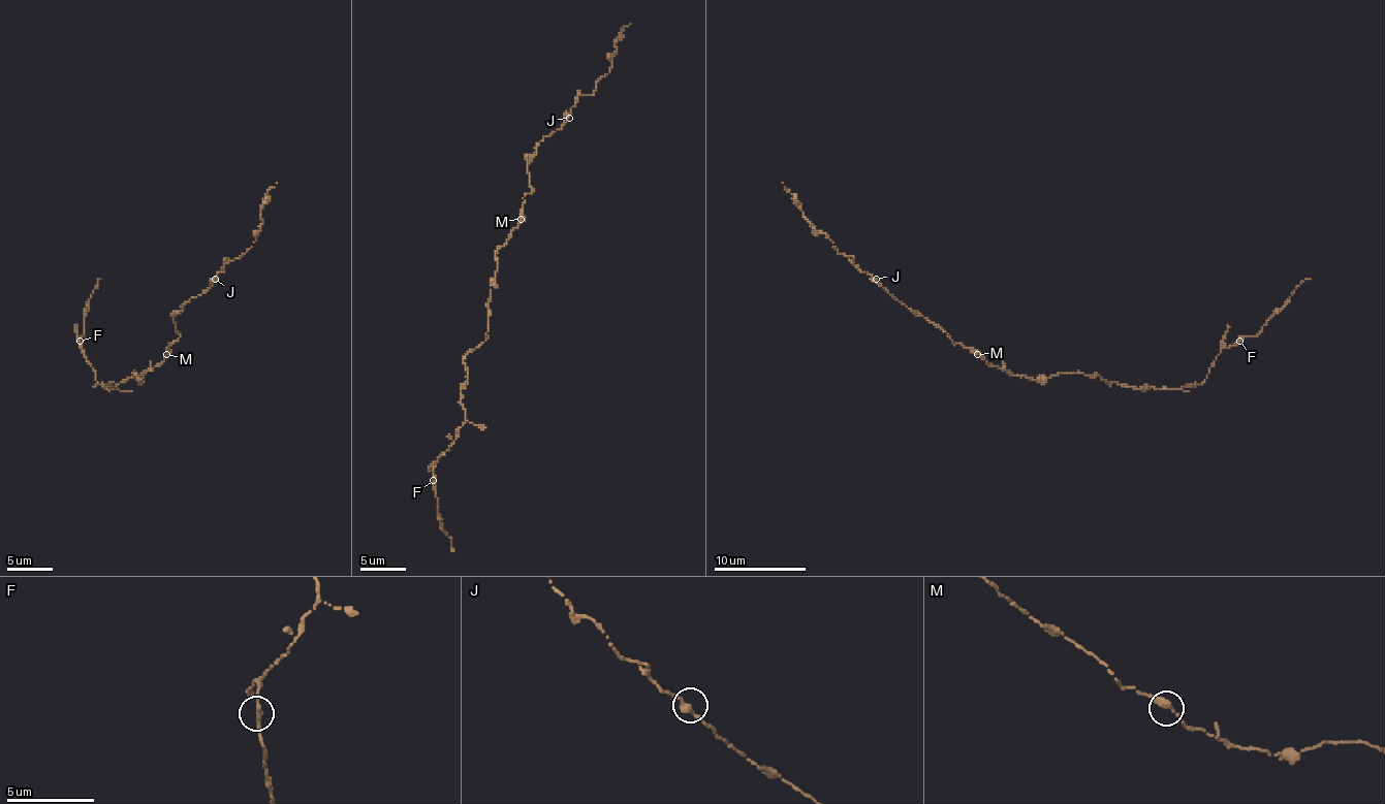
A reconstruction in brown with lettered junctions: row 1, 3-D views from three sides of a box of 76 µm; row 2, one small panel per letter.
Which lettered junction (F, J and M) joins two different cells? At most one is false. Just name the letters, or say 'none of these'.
none of these

